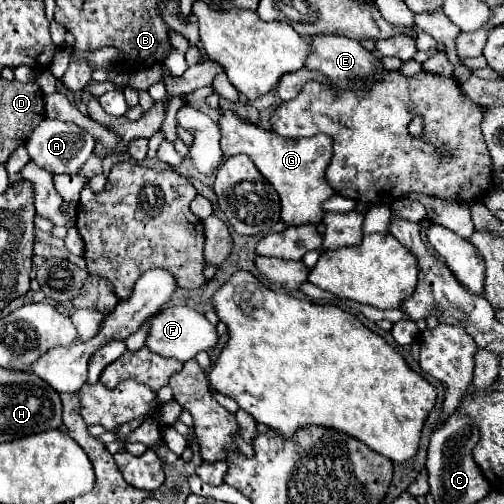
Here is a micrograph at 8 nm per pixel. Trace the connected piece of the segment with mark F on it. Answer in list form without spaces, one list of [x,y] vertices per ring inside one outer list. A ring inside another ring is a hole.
[[[166,307],[152,317],[152,329],[146,345],[162,357],[172,357],[180,363],[186,363],[188,359],[194,359],[200,351],[214,349],[218,345],[218,333],[216,327],[198,311],[192,311],[188,307]]]

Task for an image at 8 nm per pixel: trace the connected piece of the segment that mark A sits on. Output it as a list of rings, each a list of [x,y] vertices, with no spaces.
[[[42,119],[40,125],[32,131],[32,135],[26,141],[30,159],[50,173],[78,173],[80,167],[86,163],[86,159],[92,155],[94,145],[96,141],[88,131],[80,129],[74,123],[64,123],[56,119]]]

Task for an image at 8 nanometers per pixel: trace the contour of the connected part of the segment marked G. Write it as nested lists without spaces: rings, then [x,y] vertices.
[[[222,111],[220,117],[222,131],[222,151],[226,157],[236,153],[248,153],[258,171],[272,183],[280,195],[280,219],[286,225],[318,225],[324,217],[320,203],[330,199],[334,189],[326,181],[326,167],[332,159],[332,139],[328,135],[316,135],[310,139],[288,139],[280,137],[274,131],[262,131],[256,125],[238,119],[232,111]]]

